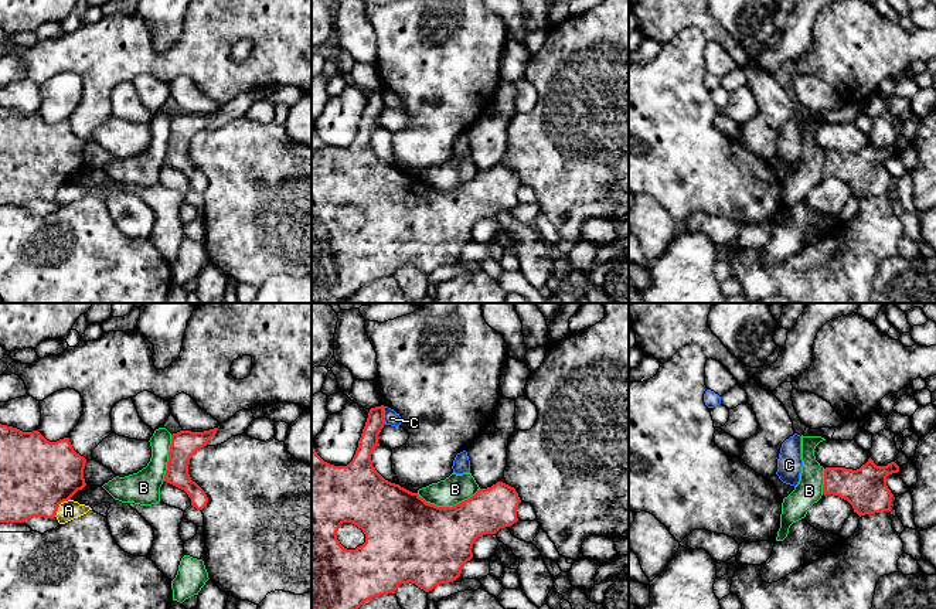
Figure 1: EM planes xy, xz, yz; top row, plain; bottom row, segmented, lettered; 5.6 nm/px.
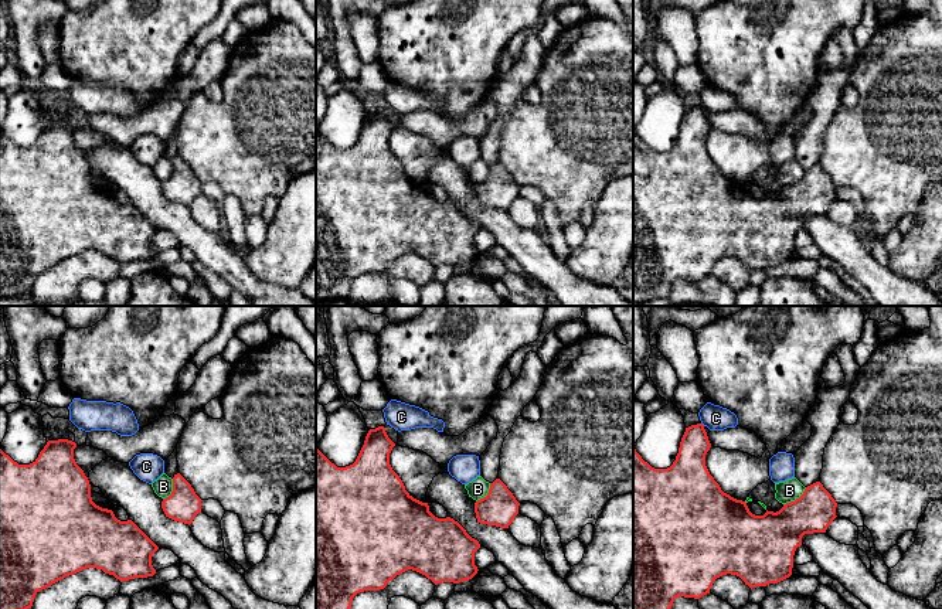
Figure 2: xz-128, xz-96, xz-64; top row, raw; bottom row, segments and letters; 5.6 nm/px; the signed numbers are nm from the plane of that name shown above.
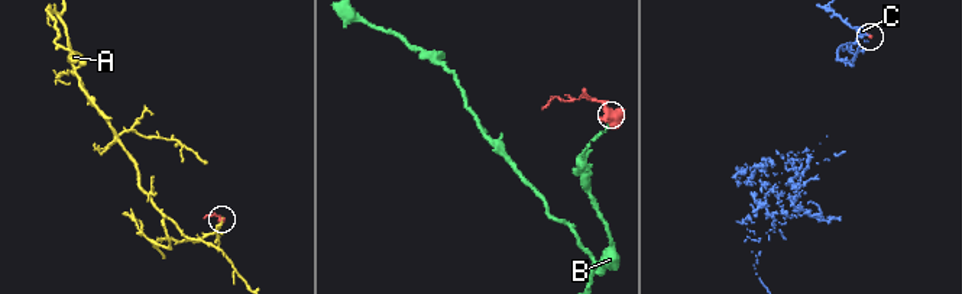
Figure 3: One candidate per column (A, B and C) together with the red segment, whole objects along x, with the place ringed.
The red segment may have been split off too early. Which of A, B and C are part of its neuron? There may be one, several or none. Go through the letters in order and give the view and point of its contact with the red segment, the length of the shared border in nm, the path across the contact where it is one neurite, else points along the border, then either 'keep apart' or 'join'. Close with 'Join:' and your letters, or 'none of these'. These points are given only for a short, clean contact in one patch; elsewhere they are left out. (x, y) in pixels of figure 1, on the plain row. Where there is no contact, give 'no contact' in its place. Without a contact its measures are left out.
A: meets red in xy at (58, 189); contact 140 nm long; keep apart
B: meets red in xz at (448, 190); contact 360 nm long; keep apart
C: meets red in xz at (383, 98); contact 110 nm long; border along xz (383, 89), (385, 106); keep apart
Join: none of these

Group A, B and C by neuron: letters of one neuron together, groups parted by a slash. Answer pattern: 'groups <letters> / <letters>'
groups A / B / C

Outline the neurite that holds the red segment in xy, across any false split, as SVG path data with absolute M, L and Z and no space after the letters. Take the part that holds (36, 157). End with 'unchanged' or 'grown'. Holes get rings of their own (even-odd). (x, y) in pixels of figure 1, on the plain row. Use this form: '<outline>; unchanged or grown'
M0 106L0 205L24 205L31 200L54 201L61 186L82 173L86 142L76 136L69 120L47 123L38 113L23 115Z; unchanged

